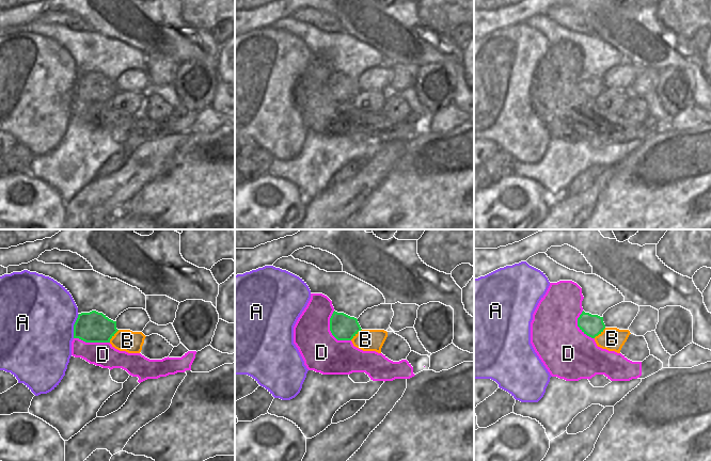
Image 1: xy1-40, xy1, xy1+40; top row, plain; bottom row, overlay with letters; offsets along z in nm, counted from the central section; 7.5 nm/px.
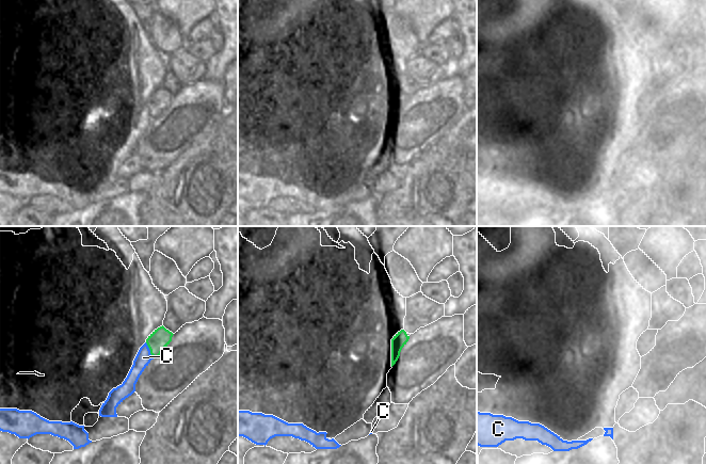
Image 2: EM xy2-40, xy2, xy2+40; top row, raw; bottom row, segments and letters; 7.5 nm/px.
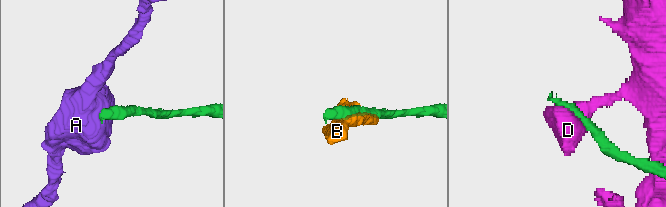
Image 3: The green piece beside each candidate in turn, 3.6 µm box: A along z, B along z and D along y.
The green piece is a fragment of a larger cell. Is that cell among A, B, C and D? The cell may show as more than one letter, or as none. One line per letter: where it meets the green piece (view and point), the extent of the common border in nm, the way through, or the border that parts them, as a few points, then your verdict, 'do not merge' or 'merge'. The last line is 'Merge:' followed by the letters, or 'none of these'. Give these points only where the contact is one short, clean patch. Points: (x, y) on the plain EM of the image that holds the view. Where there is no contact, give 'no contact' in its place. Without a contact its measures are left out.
A: meets green in xy1-40 at (74, 86); contact 190 nm long; border along xy1-40 (79, 75), (74, 85), (73, 98); do not merge
B: meets green in xy1 at (356, 94); contact 120 nm long; do not merge
C: meets green in xy2-40 at (149, 110); contact 140 nm long; border along xy2-40 (145, 104), (154, 118); do not merge
D: meets green in xy1 at (331, 93); contact 260 nm long; do not merge
Merge: none of these

